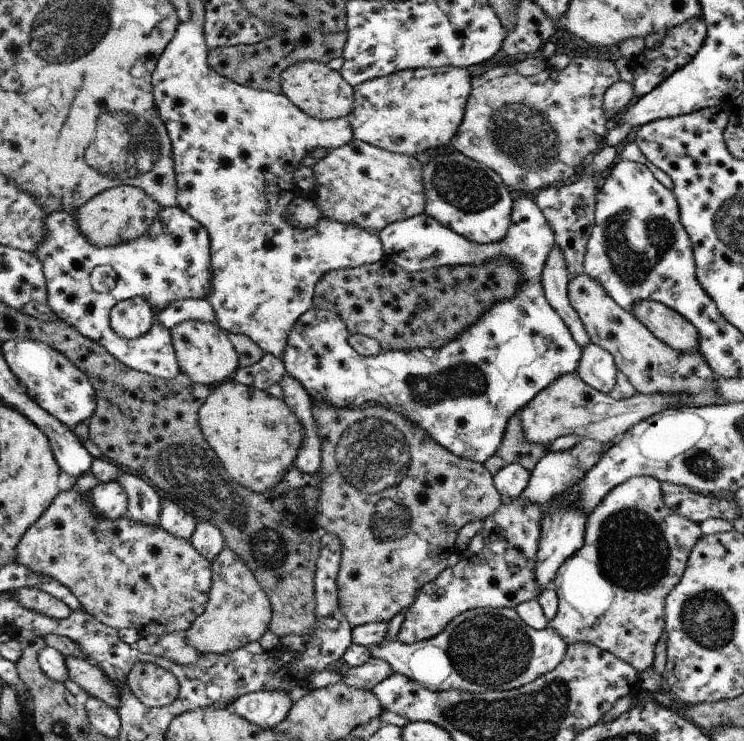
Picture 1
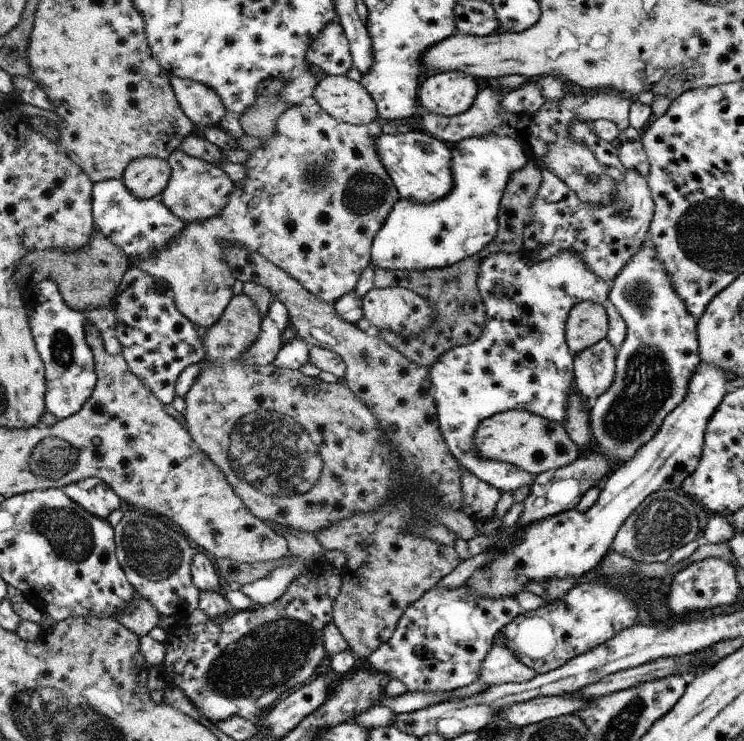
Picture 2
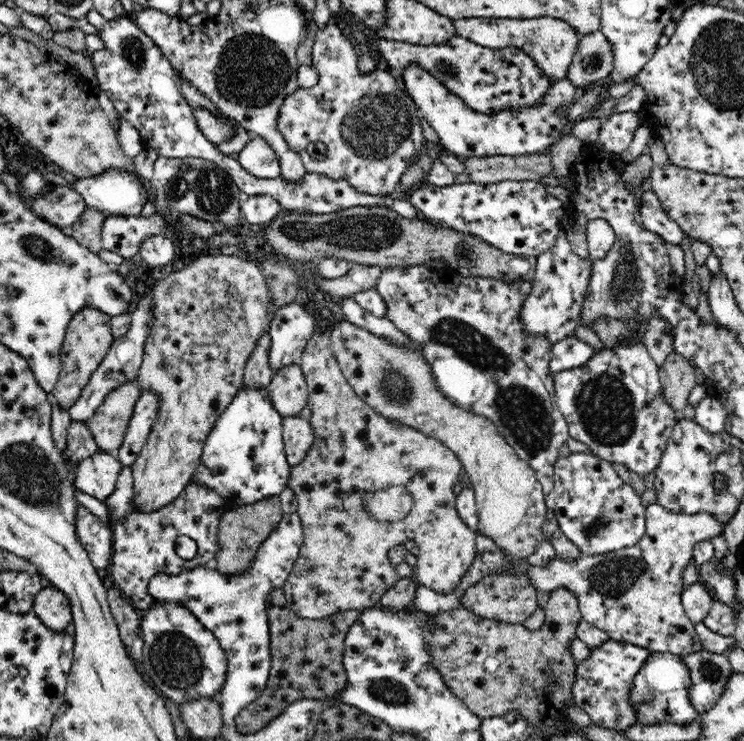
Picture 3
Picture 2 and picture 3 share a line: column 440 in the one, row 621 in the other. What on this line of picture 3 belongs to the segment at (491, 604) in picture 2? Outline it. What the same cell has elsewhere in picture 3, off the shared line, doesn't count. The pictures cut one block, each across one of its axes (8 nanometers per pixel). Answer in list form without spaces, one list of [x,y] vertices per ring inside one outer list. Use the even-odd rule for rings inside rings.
[[[650,504],[646,508],[646,530],[644,536],[630,548],[621,548],[614,552],[608,552],[599,556],[581,556],[567,561],[556,555],[544,568],[531,566],[526,559],[510,561],[504,551],[494,543],[490,537],[477,533],[476,558],[468,573],[458,587],[450,594],[433,594],[425,587],[416,587],[413,605],[417,610],[435,614],[436,612],[448,612],[454,608],[462,607],[460,598],[464,592],[474,584],[491,575],[528,575],[532,587],[540,592],[552,592],[556,588],[564,587],[571,590],[578,599],[581,616],[596,628],[603,630],[610,639],[634,644],[640,648],[647,648],[652,653],[672,653],[685,657],[694,651],[702,649],[700,638],[694,629],[695,624],[688,618],[685,608],[681,603],[681,594],[684,588],[683,572],[686,566],[693,562],[693,550],[696,543],[702,540],[712,540],[718,533],[724,532],[725,525],[718,519],[707,513],[684,514],[674,513],[660,504]]]

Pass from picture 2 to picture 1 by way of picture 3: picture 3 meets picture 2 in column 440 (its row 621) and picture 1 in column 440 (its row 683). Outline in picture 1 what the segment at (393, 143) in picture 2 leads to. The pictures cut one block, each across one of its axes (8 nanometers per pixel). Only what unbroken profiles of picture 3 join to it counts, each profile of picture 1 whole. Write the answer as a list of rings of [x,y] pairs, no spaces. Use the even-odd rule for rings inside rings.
[[[436,151],[430,155],[430,160],[422,163],[422,182],[426,192],[424,213],[474,244],[502,242],[512,224],[514,204],[514,194],[506,188],[502,177],[458,151]]]

